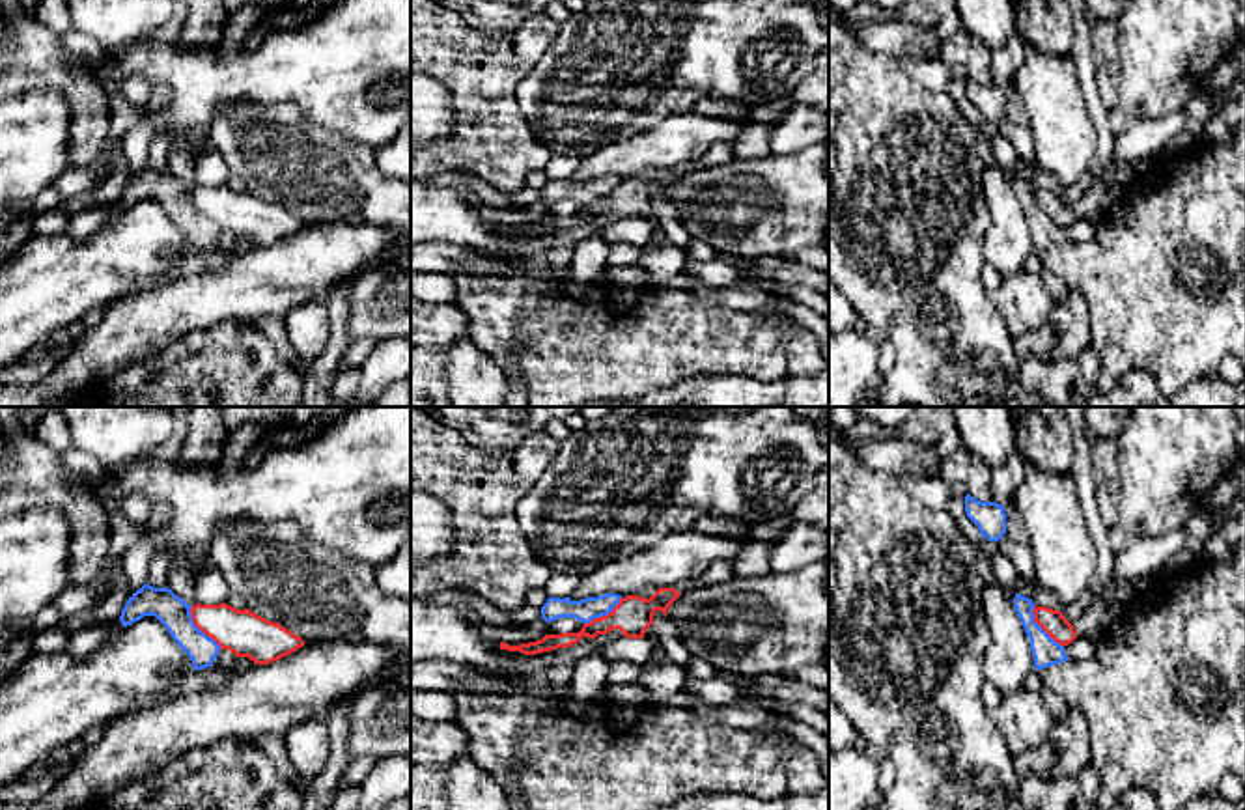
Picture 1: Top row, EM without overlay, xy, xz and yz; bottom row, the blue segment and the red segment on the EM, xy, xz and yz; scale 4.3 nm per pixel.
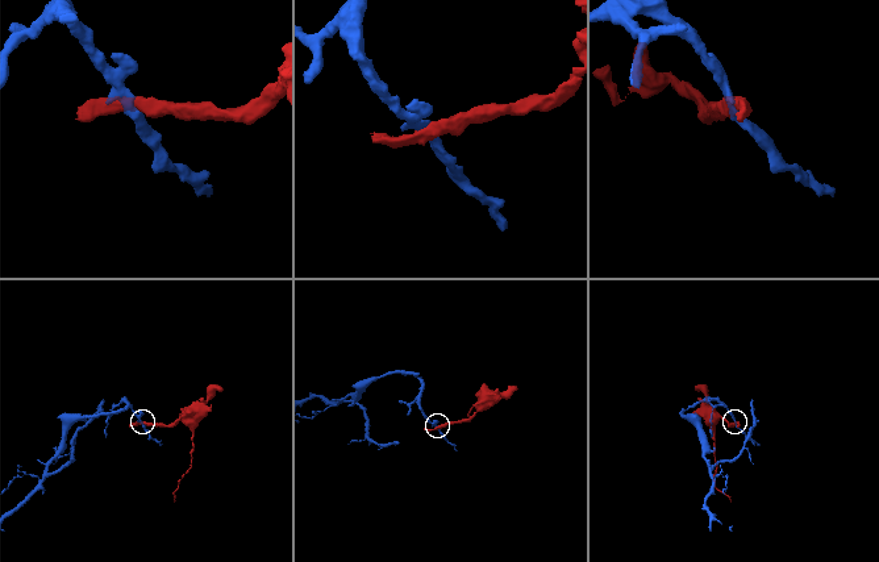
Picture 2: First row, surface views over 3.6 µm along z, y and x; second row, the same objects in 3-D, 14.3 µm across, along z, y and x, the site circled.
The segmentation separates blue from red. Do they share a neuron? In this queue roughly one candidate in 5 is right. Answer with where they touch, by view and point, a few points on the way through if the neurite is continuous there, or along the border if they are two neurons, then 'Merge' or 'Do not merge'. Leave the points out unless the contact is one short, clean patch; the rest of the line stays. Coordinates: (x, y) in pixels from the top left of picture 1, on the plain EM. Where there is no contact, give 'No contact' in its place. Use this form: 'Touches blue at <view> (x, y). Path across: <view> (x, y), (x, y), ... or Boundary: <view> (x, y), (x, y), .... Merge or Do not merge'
Touches blue at xy (198, 211). Boundary: xy (191, 189), (195, 206), (221, 230). Do not merge

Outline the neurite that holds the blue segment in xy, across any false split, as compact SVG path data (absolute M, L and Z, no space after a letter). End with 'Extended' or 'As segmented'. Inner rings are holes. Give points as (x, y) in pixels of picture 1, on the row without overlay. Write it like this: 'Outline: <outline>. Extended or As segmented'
Outline: M147 164L129 179L119 203L127 209L144 198L155 198L190 239L194 252L202 252L213 246L220 228L194 207L190 190L170 170L153 170Z. As segmented

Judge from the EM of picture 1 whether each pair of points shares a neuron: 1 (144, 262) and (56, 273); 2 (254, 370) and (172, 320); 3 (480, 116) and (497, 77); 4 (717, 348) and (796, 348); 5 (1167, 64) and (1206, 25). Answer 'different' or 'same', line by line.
1: same
2: different
3: same
4: different
5: same

